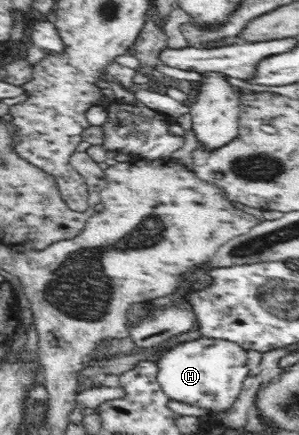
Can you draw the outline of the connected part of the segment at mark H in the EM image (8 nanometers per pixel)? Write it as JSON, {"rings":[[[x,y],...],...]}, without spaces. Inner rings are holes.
{"rings":[[[200,338],[184,342],[168,349],[155,363],[158,365],[157,378],[160,387],[169,400],[176,400],[212,410],[214,415],[228,410],[248,378],[247,350],[236,342],[218,338]]]}

